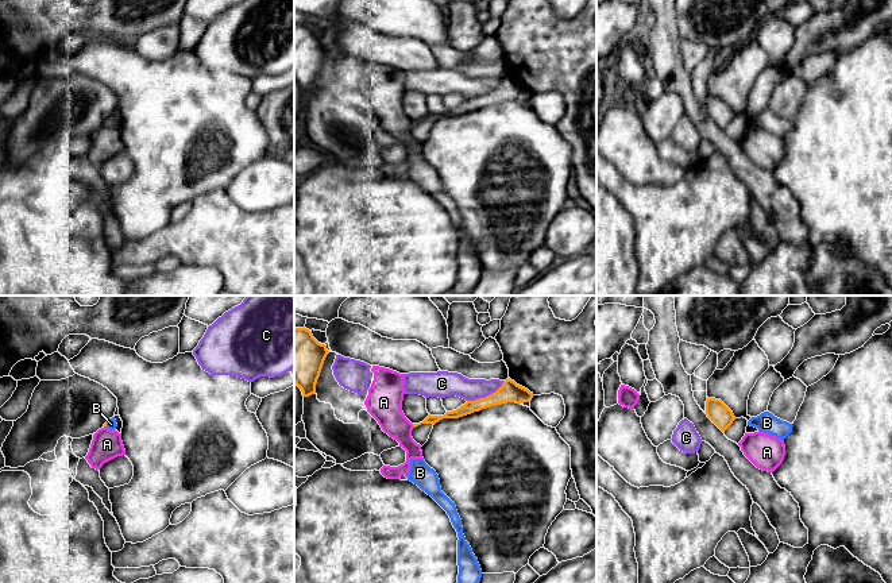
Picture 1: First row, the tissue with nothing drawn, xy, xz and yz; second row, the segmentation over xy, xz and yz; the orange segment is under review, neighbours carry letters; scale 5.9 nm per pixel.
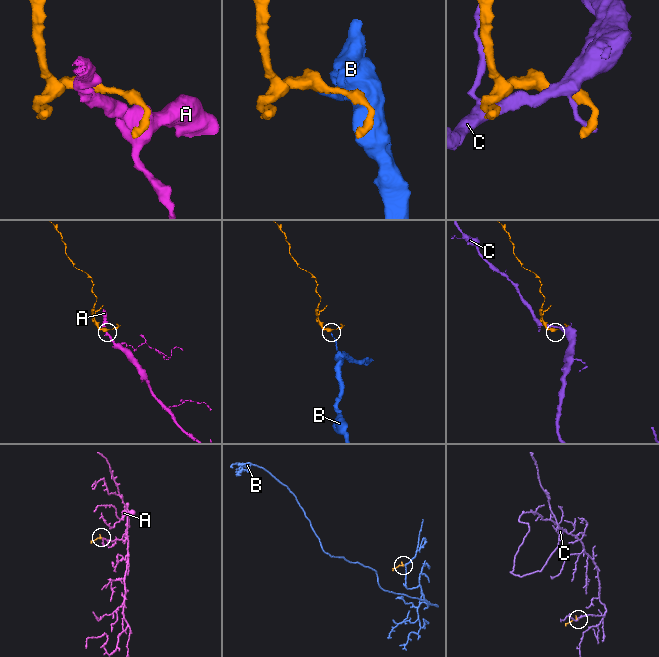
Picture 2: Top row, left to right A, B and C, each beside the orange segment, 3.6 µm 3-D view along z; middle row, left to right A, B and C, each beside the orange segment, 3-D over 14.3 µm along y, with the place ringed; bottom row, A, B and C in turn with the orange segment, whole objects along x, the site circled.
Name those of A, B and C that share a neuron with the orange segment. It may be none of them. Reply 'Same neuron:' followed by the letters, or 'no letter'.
Same neuron: B

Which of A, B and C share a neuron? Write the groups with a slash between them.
A / B / C

